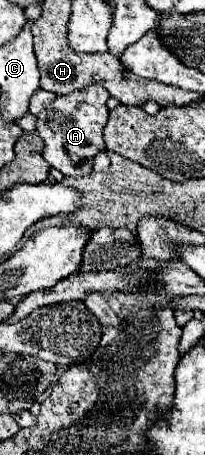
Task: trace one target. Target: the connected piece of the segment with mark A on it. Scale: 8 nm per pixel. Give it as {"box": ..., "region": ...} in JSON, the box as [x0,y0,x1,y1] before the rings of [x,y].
{"box":[37,85,109,175],"region":[[[91,85],[85,91],[57,97],[37,115],[37,133],[45,141],[41,155],[51,167],[59,169],[63,175],[85,175],[93,169],[93,157],[105,149],[103,127],[109,119],[107,99],[109,93],[103,87]]]}

